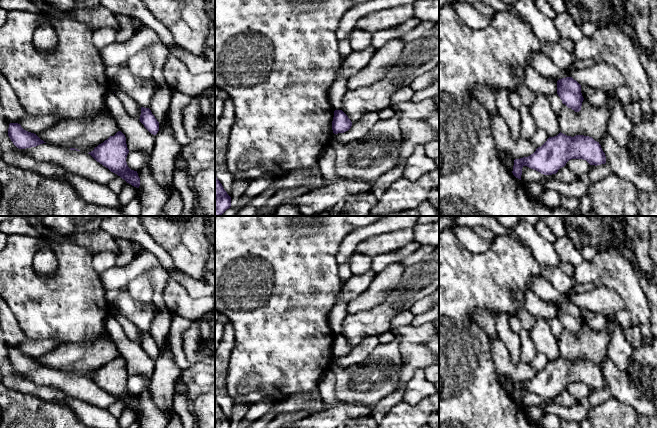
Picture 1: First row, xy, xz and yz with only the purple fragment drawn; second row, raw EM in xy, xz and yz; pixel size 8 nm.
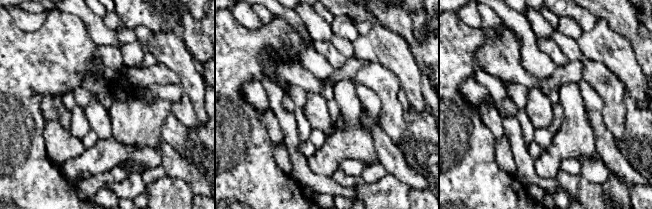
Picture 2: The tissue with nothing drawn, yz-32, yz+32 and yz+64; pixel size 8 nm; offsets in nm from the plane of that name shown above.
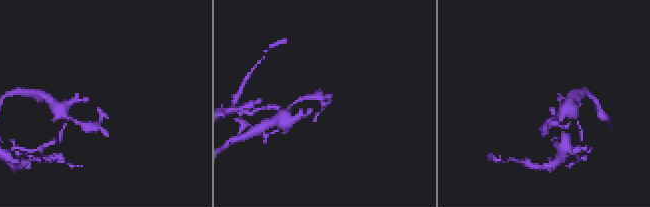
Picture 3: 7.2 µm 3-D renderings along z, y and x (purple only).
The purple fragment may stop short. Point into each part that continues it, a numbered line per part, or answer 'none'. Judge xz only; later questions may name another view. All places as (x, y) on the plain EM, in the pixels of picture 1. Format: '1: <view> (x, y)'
none

